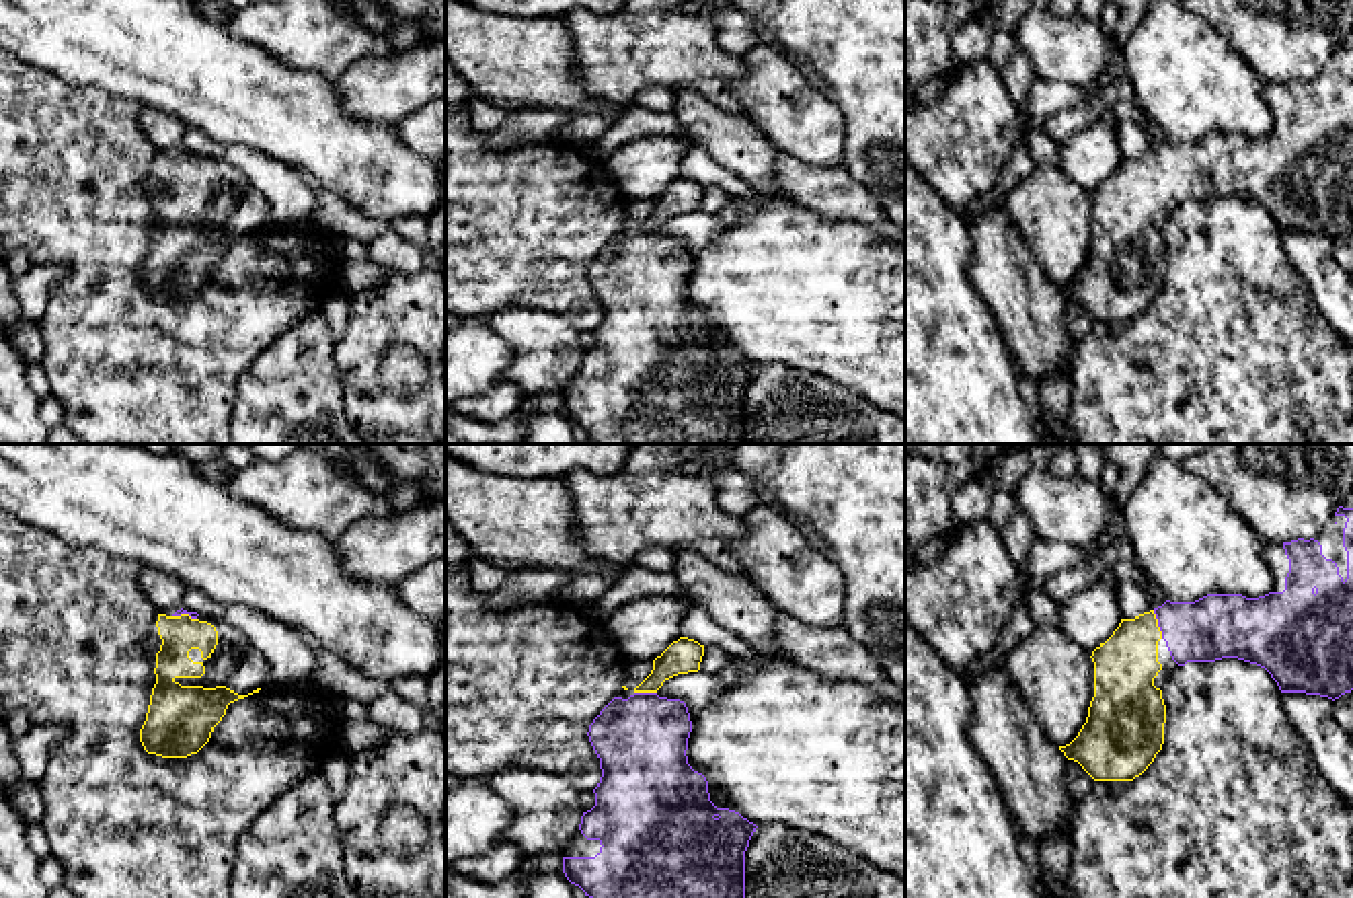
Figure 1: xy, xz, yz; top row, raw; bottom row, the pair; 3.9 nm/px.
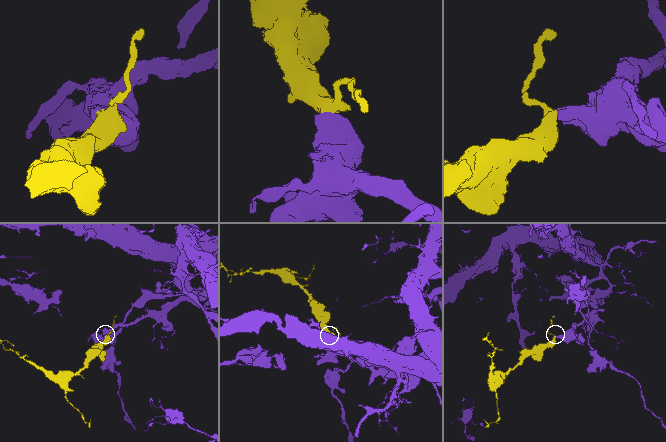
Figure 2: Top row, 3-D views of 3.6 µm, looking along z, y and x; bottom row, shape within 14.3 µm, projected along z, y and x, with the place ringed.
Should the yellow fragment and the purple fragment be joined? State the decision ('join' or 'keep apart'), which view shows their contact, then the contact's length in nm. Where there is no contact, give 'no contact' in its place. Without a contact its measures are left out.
join | yz | 120 nm

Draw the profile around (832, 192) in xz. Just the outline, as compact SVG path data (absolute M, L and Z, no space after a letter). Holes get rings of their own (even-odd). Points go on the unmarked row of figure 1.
M778 152L776 185L780 201L788 201L829 218L854 218L887 240L905 247L905 232L875 203L846 166L813 166Z

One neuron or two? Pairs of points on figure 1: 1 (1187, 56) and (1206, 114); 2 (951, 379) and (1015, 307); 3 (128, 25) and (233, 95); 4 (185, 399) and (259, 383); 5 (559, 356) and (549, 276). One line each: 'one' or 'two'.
1: one
2: two
3: one
4: two
5: two

